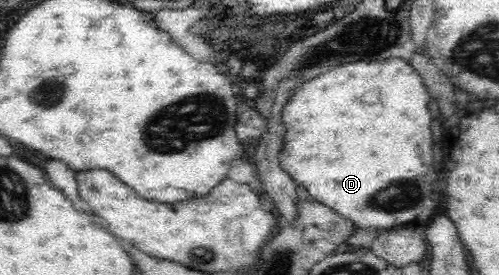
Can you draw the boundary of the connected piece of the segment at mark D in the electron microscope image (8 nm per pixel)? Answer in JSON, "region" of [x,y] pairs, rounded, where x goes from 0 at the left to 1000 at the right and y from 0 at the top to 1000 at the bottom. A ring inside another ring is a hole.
{"region":[[[784,207],[749,229],[749,222],[713,222],[697,229],[685,244],[673,244],[665,258],[653,258],[625,295],[613,295],[593,324],[577,382],[569,385],[565,433],[571,455],[571,484],[565,505],[565,545],[557,560],[557,585],[563,611],[581,633],[593,669],[605,665],[617,691],[619,716],[645,745],[659,753],[681,785],[697,796],[717,833],[792,836],[810,829],[834,836],[854,829],[870,789],[874,789],[874,753],[882,731],[878,709],[878,665],[870,644],[870,571],[866,571],[866,476],[862,476],[862,440],[866,418],[858,404],[862,349],[846,298],[846,284],[826,240],[802,207]]]}

